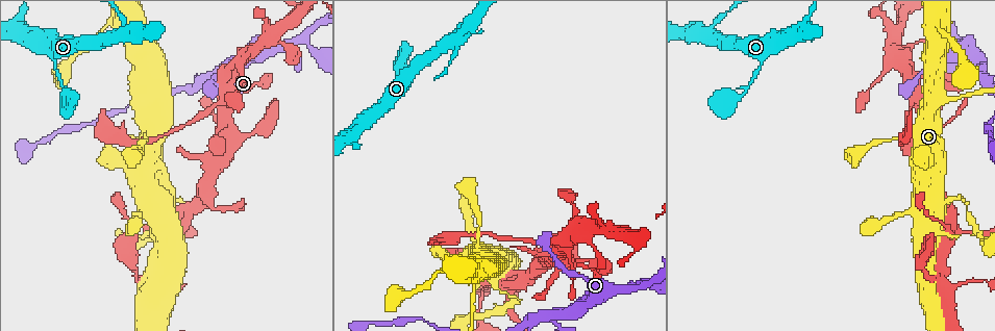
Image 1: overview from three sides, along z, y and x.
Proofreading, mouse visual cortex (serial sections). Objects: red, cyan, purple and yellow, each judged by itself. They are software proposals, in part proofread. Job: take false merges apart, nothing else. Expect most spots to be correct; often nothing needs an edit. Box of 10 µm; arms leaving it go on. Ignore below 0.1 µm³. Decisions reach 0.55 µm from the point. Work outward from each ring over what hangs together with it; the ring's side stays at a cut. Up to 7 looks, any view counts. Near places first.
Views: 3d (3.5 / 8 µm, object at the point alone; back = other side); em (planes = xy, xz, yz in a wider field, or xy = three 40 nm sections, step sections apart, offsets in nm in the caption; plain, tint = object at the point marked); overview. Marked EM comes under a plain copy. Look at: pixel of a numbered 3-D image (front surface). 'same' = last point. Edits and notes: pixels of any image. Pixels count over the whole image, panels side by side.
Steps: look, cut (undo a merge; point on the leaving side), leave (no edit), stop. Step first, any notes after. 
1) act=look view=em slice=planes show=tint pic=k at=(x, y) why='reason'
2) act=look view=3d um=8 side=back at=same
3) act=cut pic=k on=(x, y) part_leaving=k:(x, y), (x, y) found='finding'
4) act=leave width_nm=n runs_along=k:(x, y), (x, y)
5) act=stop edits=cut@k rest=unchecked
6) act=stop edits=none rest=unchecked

act=look view=3d um=3.5 pic=1 at=(302, 36) why='abrupt turn'

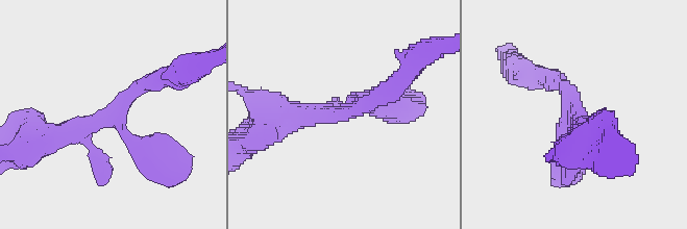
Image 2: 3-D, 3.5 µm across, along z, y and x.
act=look view=em slice=xy step=1 show=tint pic=2 at=(574, 112) arms=3 arm_widths_nm=250,300,350

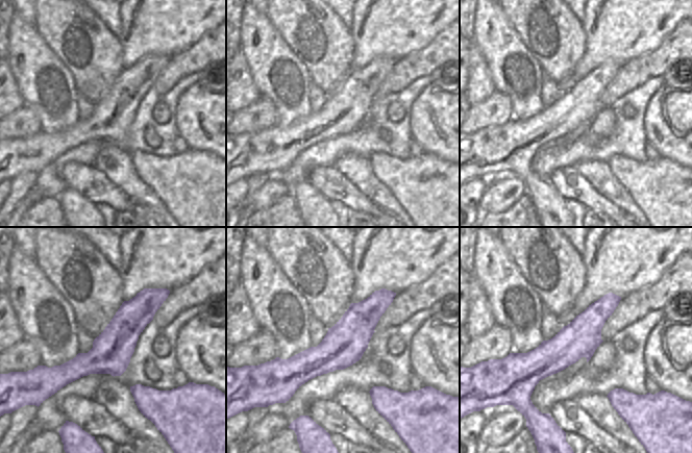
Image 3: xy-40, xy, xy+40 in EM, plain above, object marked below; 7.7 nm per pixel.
act=leave runs_along=3:(161, 299), (91, 362), (46, 370) found='all the same cell'

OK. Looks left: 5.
act=look view=em slice=planes show=tint pic=1 at=(944, 281)

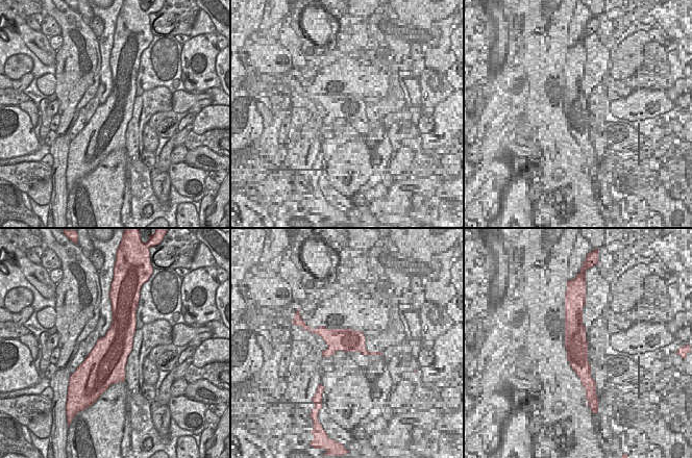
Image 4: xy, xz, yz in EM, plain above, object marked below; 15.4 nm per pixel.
act=look view=3d um=3.5 at=same

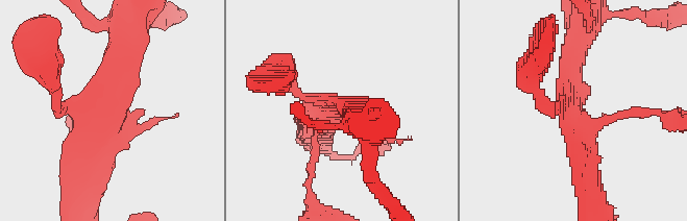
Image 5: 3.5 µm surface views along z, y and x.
act=leave runs_along=5:(125, 43), (80, 168) found='continuous, no second cell'

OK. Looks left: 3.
act=look view=3d um=8 pic=1 at=(518, 300) why='abrupt turn'

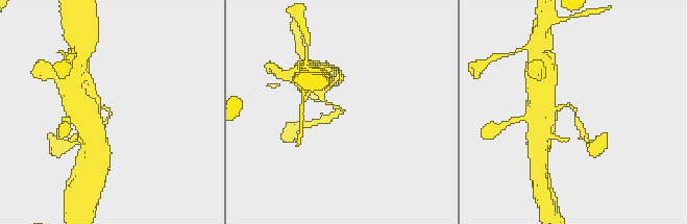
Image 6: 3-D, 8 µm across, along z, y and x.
act=look view=3d um=3.5 at=same why='zoom in'

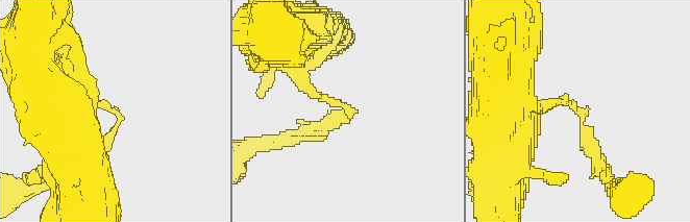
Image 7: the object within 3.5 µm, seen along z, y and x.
act=look view=em slice=xy step=5 show=tint pic=7 at=(580, 113) arm_widths_nm=150,200 why='shape alone is not enough'

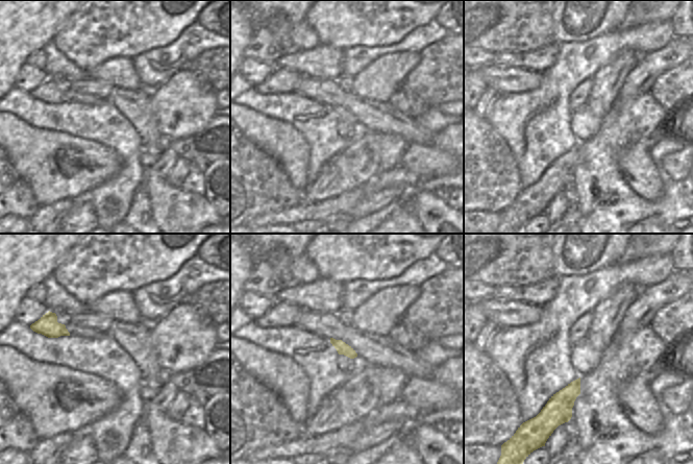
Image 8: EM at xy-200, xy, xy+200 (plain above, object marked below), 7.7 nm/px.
act=leave width_nm=90 runs_along=7:(544, 105), (571, 102), (600, 166) found='one cell here'

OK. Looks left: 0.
act=stop edits=none rest=unchecked

